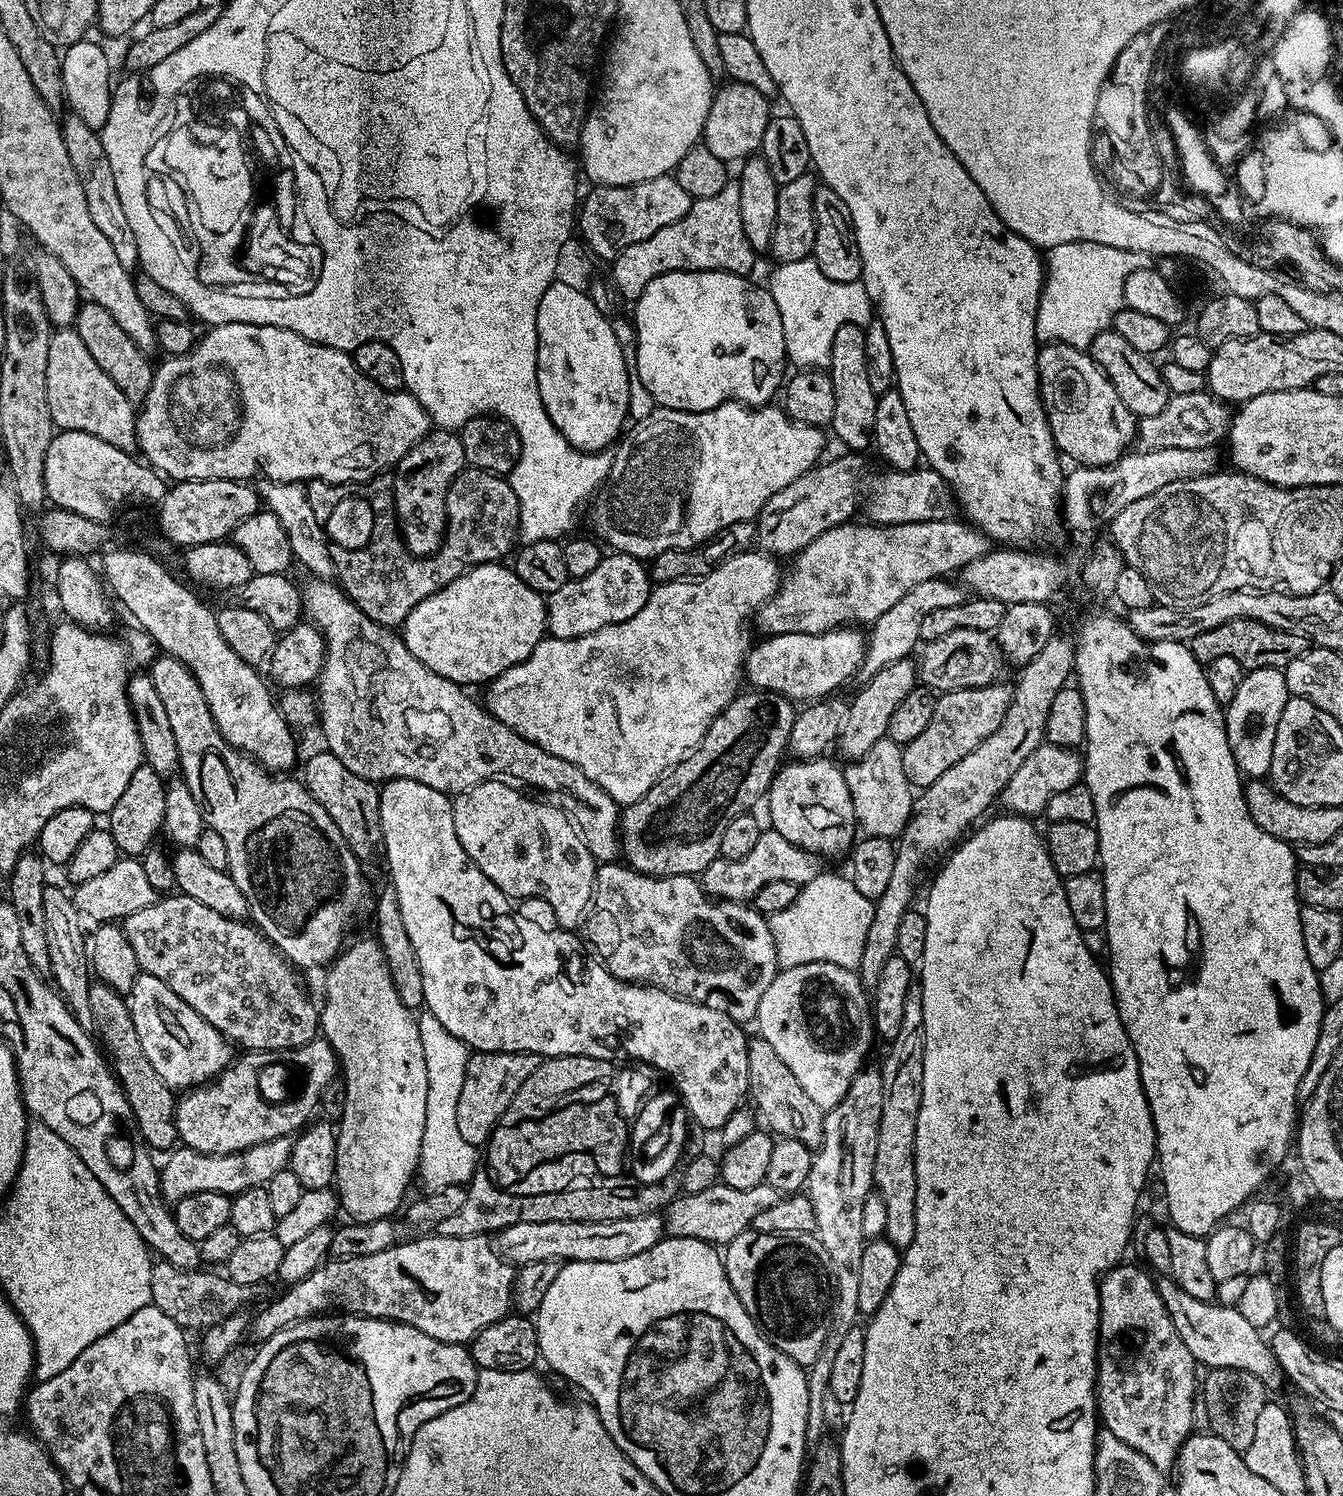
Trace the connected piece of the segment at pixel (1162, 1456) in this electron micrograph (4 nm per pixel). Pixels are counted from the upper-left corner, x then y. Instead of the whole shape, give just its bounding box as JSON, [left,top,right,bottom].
[1096,1262,1198,1474]

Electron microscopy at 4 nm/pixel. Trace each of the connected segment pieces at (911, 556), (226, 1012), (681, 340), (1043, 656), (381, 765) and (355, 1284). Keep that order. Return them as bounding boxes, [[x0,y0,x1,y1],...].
[[754,518,990,637],[122,894,320,1053],[634,272,788,412],[858,634,1076,990],[300,579,622,862],[250,1234,516,1346]]

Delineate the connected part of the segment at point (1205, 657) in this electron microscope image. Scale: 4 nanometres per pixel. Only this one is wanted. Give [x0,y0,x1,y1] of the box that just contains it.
[1190,620,1310,670]

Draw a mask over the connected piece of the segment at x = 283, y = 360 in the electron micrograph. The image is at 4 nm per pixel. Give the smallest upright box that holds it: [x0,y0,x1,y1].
[136,324,430,484]

